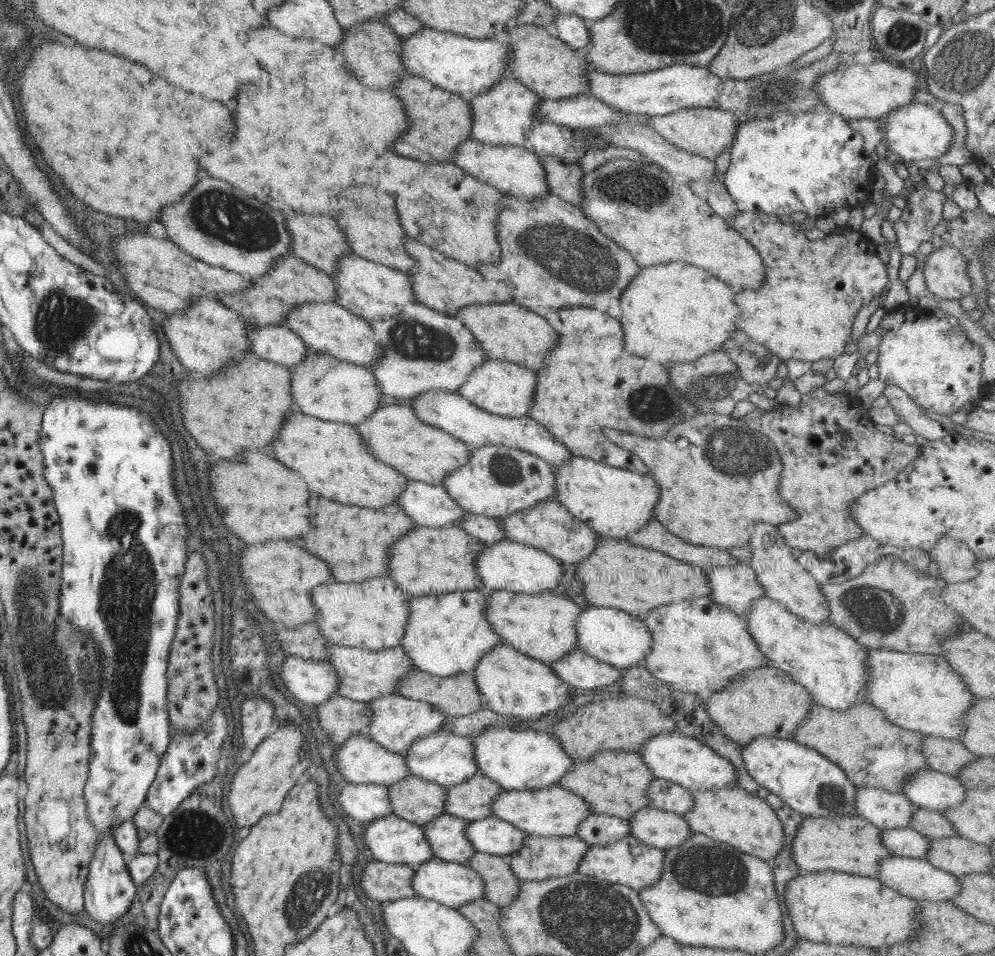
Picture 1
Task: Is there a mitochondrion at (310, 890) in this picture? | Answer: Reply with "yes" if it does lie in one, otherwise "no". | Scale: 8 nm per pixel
yes

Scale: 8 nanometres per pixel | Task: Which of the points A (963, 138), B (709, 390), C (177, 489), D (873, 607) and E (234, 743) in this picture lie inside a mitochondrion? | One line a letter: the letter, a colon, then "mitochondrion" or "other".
A: other
B: mitochondrion
C: other
D: mitochondrion
E: other

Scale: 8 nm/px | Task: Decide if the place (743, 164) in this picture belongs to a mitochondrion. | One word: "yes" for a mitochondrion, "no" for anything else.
no

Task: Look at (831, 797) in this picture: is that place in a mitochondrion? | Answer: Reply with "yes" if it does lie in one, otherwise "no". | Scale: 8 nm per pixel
yes

